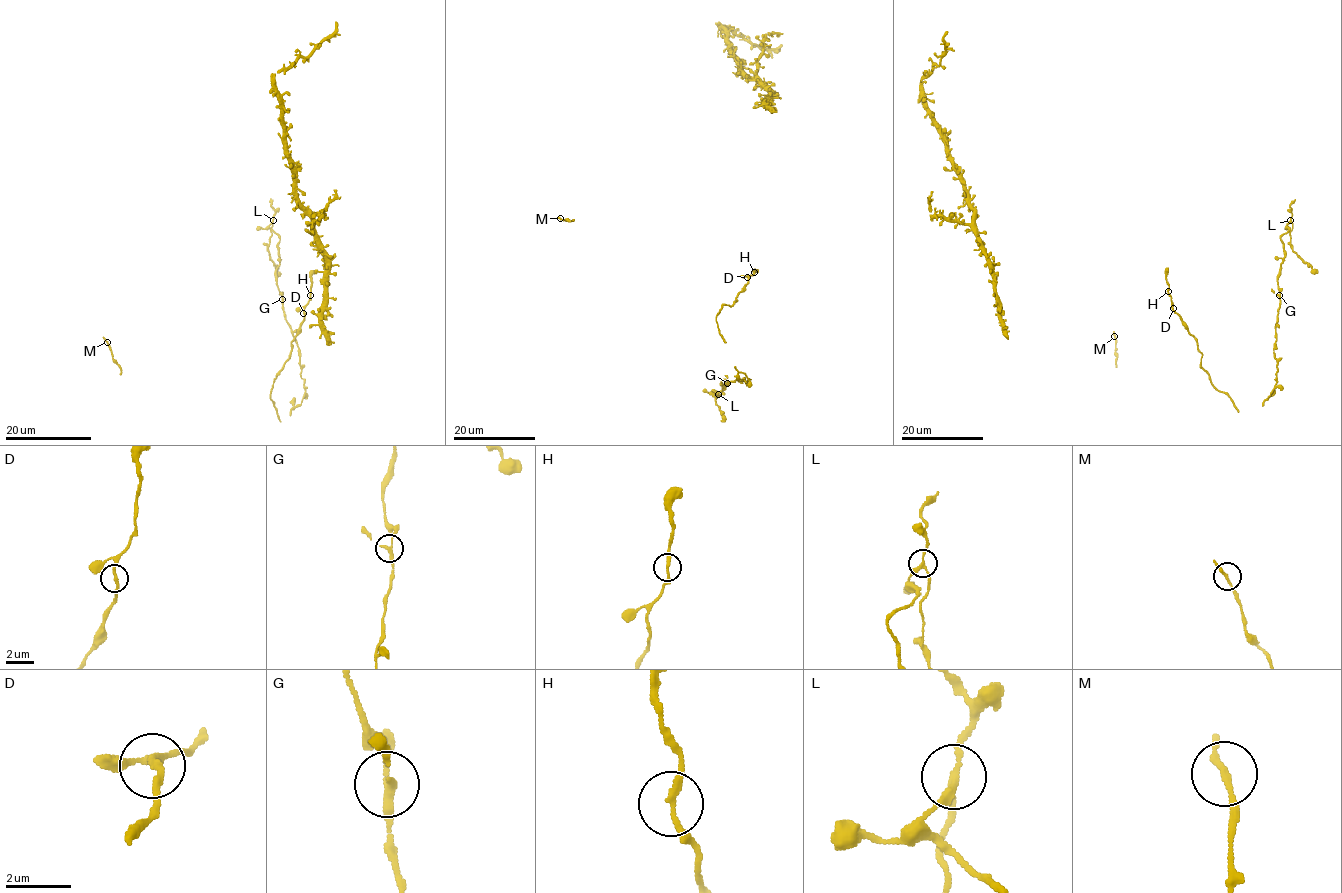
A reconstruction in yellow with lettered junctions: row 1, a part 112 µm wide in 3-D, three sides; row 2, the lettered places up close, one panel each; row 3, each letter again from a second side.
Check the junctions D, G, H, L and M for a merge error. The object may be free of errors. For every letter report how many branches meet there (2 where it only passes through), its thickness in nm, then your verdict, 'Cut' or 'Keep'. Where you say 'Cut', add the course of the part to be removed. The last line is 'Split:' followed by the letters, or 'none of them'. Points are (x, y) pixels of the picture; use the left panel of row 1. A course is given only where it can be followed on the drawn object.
D: Branches: 2. Thickness 190 nm. Keep
G: Branches: 3. Thickness 190 nm. Keep
H: Branches: 2. Thickness 190 nm. Keep
L: Branches: 3. Thickness 190 nm. Cut. Course of the part to remove: (272, 220), (268, 250), (279, 275)
M: Branches: 2. Thickness 180 nm. Keep
Split: L

